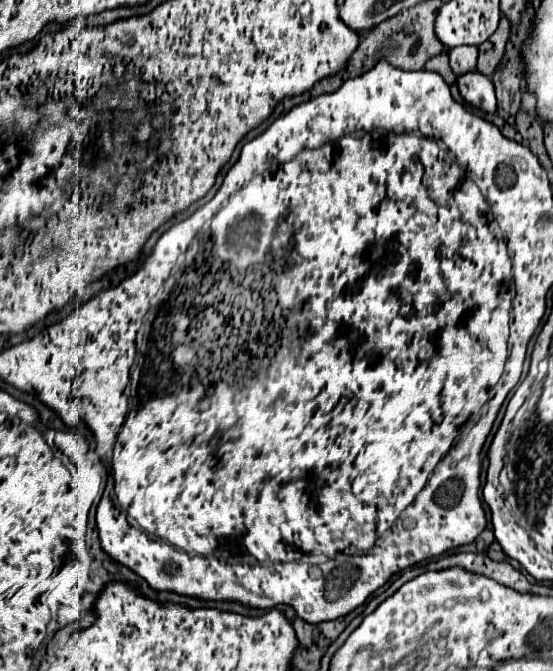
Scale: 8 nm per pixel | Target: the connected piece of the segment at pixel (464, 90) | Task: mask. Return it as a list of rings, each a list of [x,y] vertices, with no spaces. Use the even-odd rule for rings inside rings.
[[[468,72],[458,78],[458,88],[462,98],[484,110],[484,112],[496,112],[496,94],[492,80],[482,72]]]

